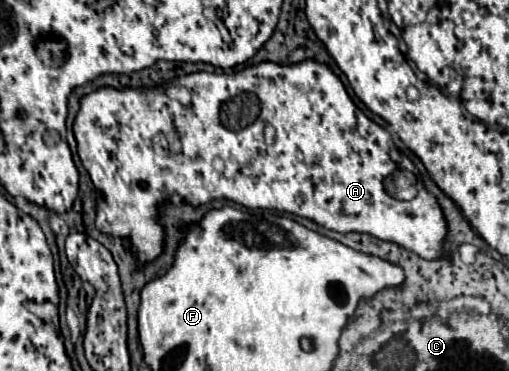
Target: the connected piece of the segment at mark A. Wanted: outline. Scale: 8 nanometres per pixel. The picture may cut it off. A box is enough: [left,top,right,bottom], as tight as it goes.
[73,58,451,264]

